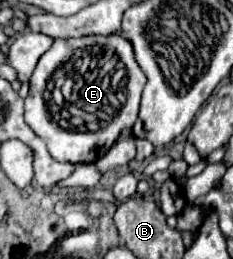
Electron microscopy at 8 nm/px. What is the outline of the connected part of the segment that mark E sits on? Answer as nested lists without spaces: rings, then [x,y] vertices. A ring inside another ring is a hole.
[[[118,33],[112,37],[90,35],[90,37],[78,37],[78,39],[56,39],[50,51],[46,51],[40,57],[30,77],[30,95],[26,97],[26,123],[34,129],[36,135],[40,135],[46,141],[48,151],[56,161],[92,163],[100,159],[114,145],[114,141],[118,139],[124,127],[134,125],[138,117],[138,105],[140,105],[140,95],[144,85],[146,85],[146,75],[142,73],[142,69],[134,59],[132,45],[126,39],[122,39]],[[58,67],[62,69],[66,67],[68,77],[72,77],[72,97],[64,99],[64,107],[68,115],[62,115],[60,109],[50,111],[50,107],[46,107],[46,101],[44,101],[46,85]],[[120,67],[126,67],[126,73],[120,73]],[[114,75],[116,75],[116,85],[112,83]],[[70,129],[76,129],[76,131],[70,131]]]

